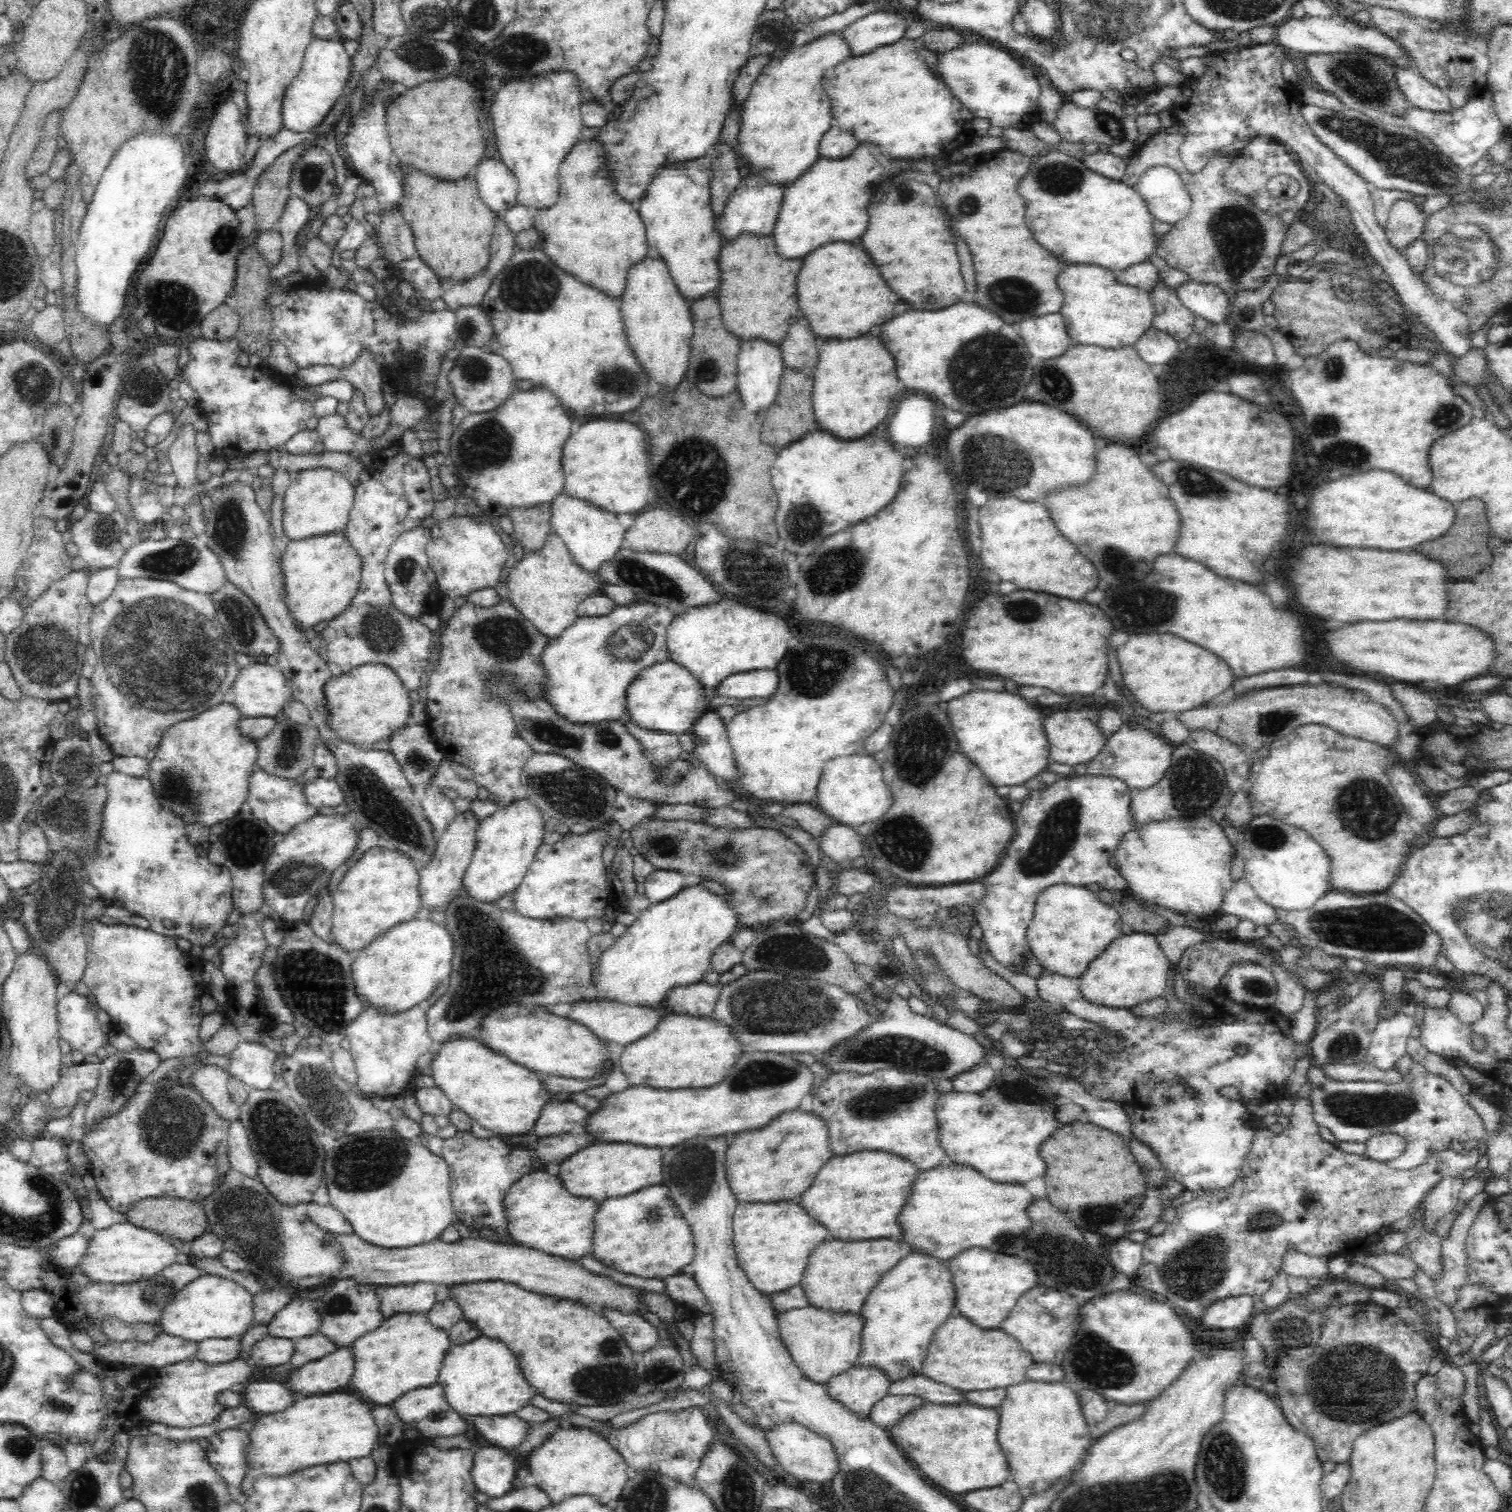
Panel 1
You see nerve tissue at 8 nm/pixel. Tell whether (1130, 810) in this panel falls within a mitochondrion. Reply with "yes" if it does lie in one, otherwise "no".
no

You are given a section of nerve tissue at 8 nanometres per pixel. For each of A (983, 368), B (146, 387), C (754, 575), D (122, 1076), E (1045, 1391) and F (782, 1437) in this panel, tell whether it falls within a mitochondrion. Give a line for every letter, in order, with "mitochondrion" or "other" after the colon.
A: mitochondrion
B: mitochondrion
C: mitochondrion
D: mitochondrion
E: other
F: other

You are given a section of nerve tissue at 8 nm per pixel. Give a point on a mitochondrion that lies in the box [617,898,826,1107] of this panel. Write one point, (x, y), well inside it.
(760, 1073)

